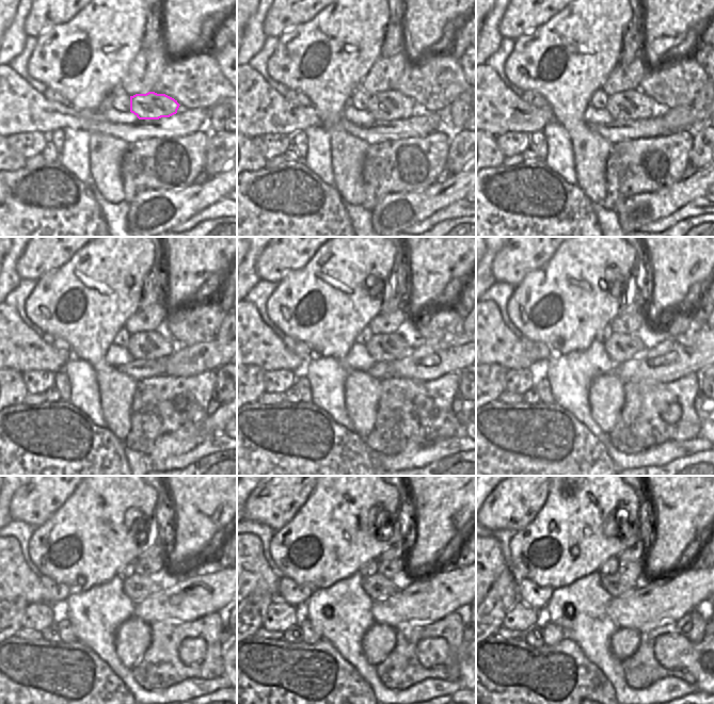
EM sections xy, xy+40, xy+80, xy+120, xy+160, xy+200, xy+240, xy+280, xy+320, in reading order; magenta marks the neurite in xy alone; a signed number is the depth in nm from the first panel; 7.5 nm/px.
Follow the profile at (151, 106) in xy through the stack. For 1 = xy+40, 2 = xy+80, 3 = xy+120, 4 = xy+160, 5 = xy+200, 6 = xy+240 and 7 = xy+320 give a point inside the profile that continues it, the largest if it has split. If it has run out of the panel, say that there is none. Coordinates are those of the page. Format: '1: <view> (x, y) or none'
1: xy+40 (387, 106)
2: xy+80 (632, 105)
3: xy+120 (149, 345)
4: xy+160 (387, 348)
5: xy+200 (620, 348)
6: xy+240 (138, 588)
7: xy+320 (616, 585)

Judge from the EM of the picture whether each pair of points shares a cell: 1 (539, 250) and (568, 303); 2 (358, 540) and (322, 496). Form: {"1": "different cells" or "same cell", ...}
{"1": "different cells", "2": "same cell"}

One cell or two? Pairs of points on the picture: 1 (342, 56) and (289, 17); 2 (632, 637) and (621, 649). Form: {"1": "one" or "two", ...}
{"1": "two", "2": "one"}

